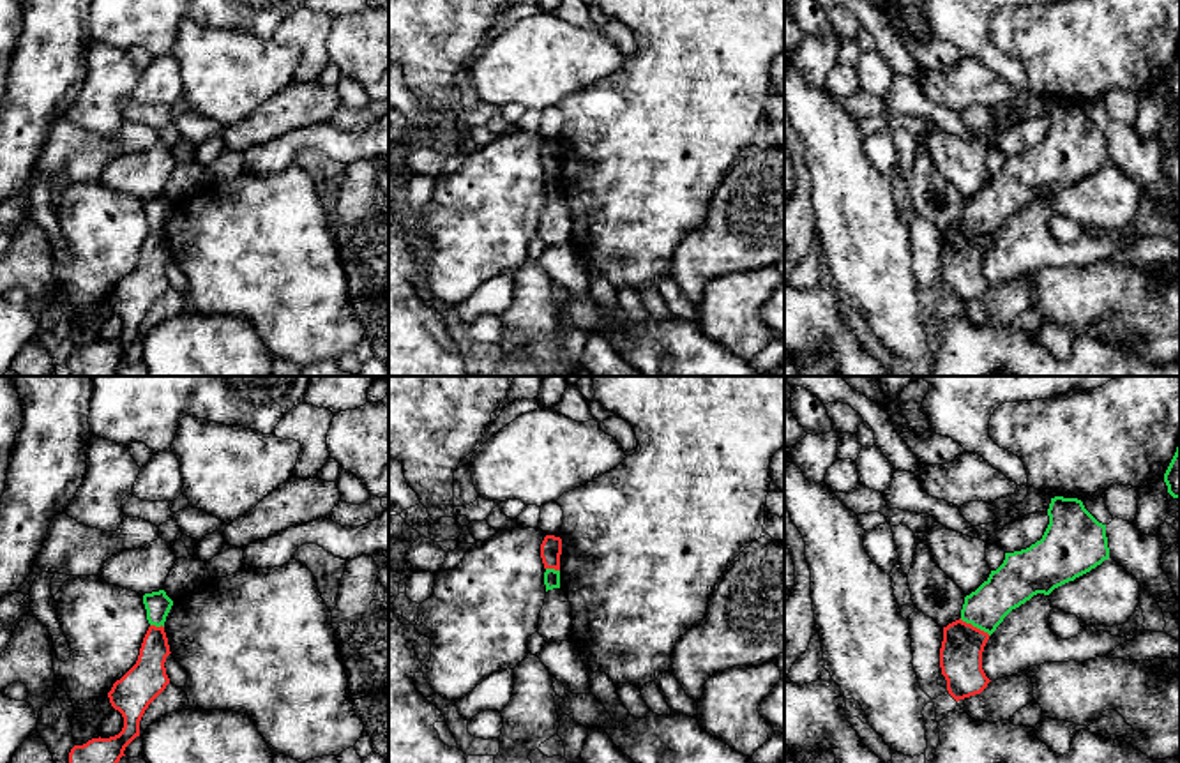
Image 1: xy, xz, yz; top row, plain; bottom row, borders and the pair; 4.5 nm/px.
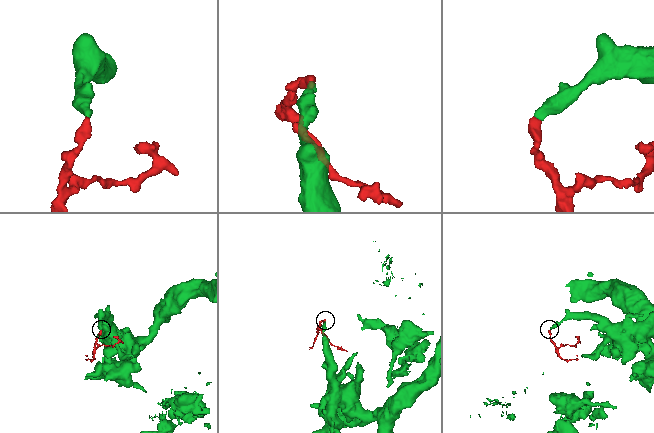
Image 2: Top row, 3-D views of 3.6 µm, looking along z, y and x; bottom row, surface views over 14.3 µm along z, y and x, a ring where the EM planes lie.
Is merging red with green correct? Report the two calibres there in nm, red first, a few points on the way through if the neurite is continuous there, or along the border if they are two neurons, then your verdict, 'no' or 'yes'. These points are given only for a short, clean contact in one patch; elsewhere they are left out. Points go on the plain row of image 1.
190 nm thick on the red side, 200 nm on the other; runs through yz (961, 253), (963, 244), (975, 232), (979, 221), (1011, 189); yes

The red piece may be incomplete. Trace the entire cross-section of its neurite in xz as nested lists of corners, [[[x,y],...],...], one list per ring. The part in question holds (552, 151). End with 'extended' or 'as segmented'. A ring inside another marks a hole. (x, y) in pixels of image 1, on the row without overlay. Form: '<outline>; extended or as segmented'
[[[546,140],[541,148],[541,162],[544,168],[544,189],[546,196],[560,193],[560,159],[562,159],[562,143],[555,140]]]; extended

